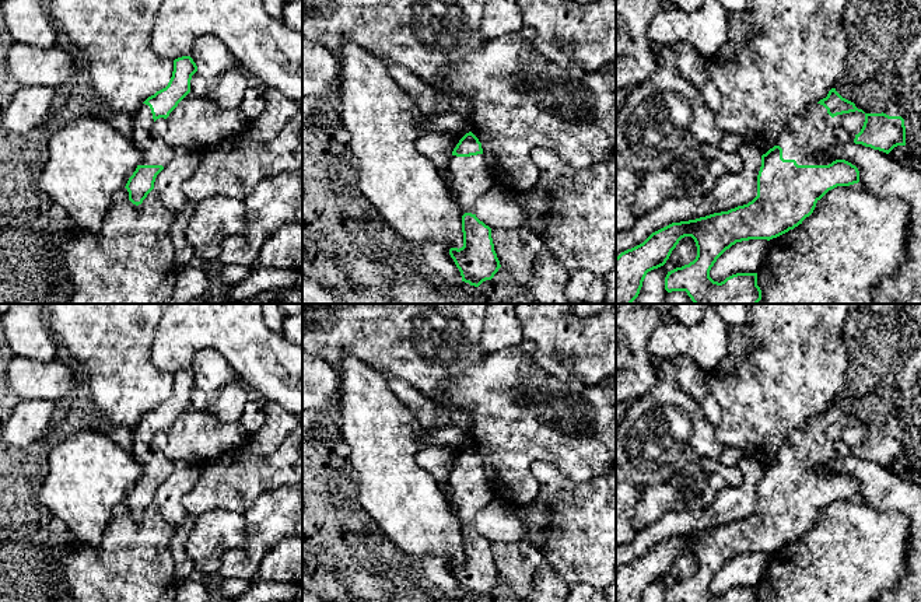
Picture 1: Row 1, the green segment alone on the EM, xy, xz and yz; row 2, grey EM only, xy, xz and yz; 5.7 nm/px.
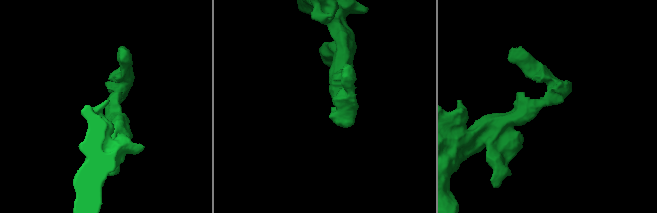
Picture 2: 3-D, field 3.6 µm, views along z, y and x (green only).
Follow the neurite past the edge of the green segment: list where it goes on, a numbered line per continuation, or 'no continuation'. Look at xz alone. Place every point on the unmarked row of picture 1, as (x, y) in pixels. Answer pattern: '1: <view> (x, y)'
1: xz (469, 492)

